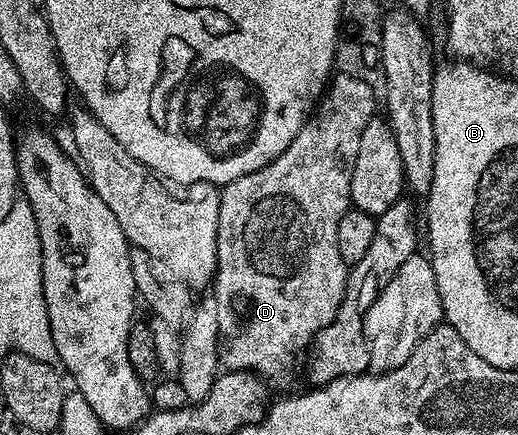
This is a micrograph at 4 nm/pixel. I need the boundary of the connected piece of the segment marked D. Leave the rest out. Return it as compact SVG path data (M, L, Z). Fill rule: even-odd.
M346 74L332 75L321 99L316 103L314 112L308 116L301 126L297 138L289 142L289 146L276 160L269 162L261 170L253 174L245 174L233 182L222 185L219 194L219 221L217 222L217 266L213 281L213 299L217 310L217 326L219 327L219 363L224 369L233 372L254 372L268 381L274 382L282 378L286 372L295 368L295 359L308 351L309 345L319 335L322 328L328 328L343 301L349 266L341 258L341 250L337 250L337 226L341 218L351 207L351 179L353 178L353 162L357 158L357 149L361 142L361 133L365 126L376 115L377 101L375 92L361 78L349 78Z

